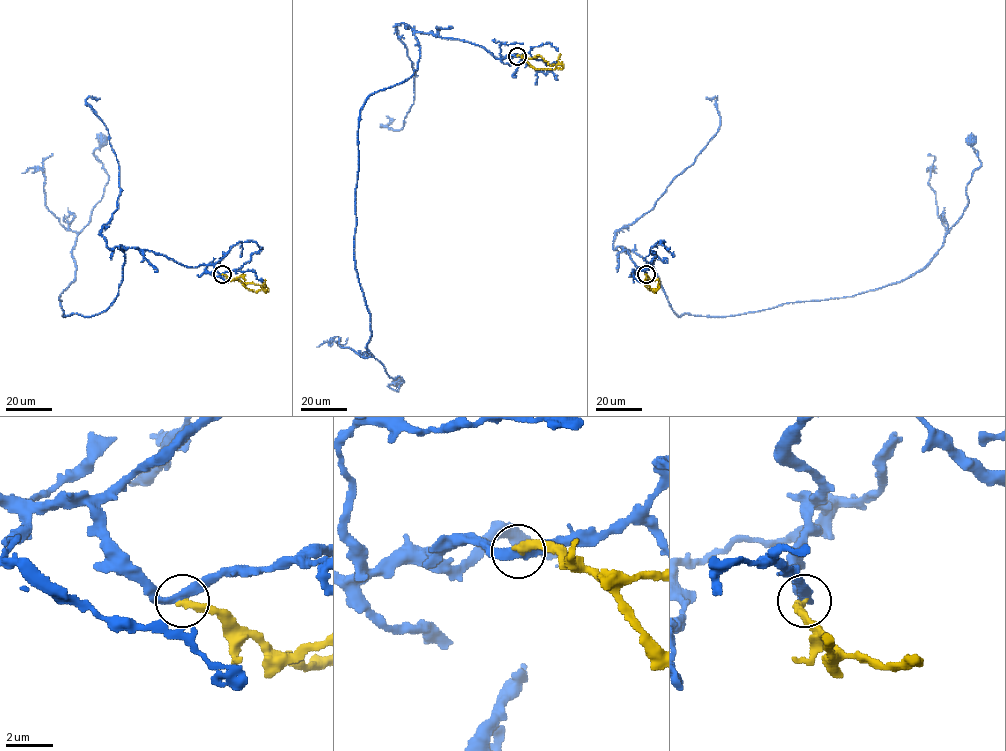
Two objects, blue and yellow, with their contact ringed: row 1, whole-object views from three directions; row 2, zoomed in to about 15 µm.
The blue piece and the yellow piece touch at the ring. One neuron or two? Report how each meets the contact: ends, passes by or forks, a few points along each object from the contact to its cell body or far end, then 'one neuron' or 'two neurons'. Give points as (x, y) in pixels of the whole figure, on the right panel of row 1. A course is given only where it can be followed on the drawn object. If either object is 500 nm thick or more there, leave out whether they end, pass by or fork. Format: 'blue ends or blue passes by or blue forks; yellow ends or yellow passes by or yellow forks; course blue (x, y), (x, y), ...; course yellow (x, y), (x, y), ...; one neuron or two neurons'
blue passes by; yellow ends; course blue (646, 274), (622, 246), (654, 270), (679, 316), (898, 283), (929, 262), (968, 202), (981, 165), (971, 140); course yellow (646, 274), (659, 282), (659, 288), (650, 291), (646, 283); two neurons

